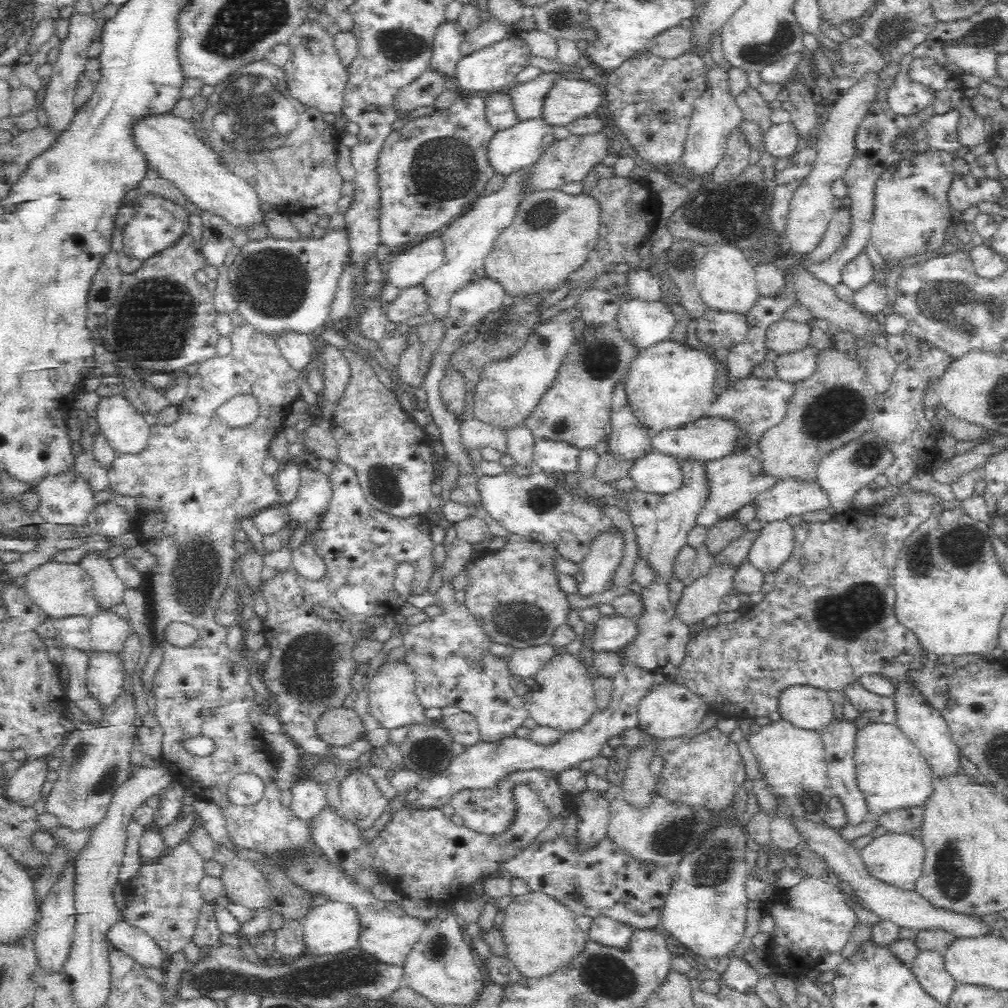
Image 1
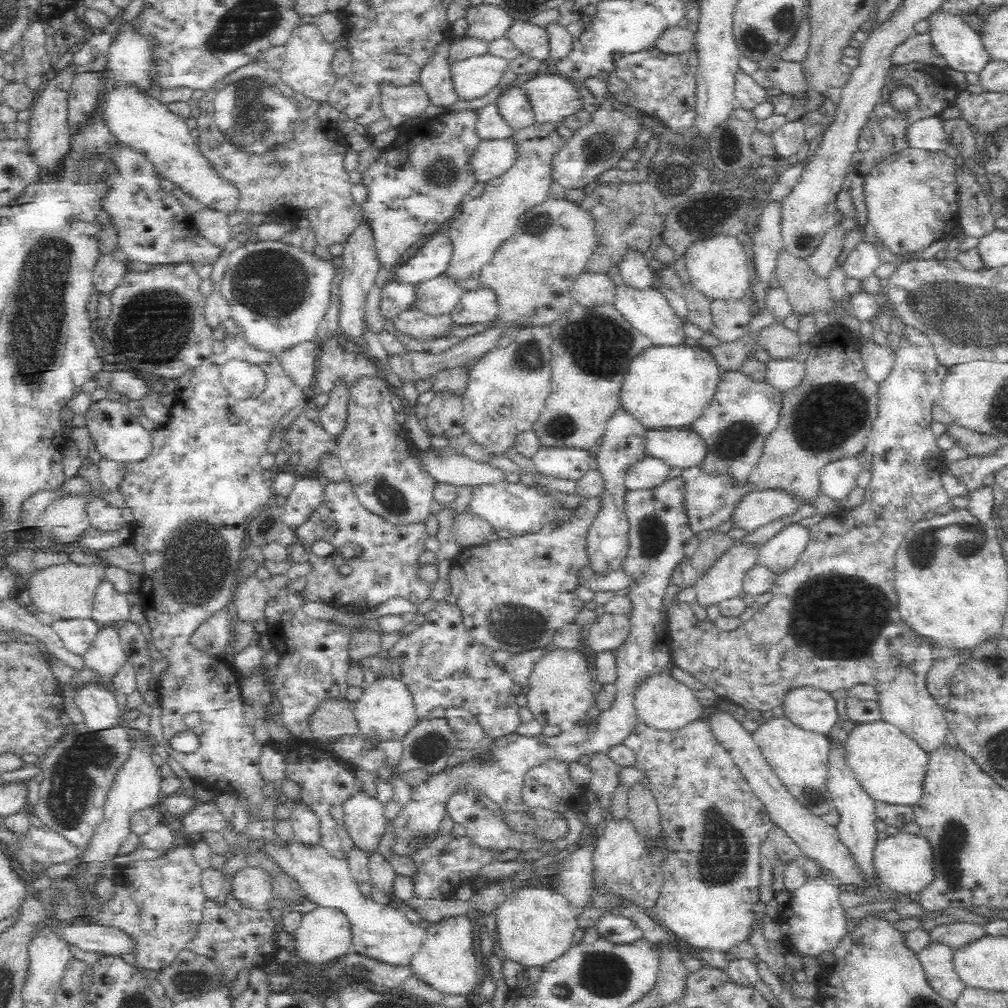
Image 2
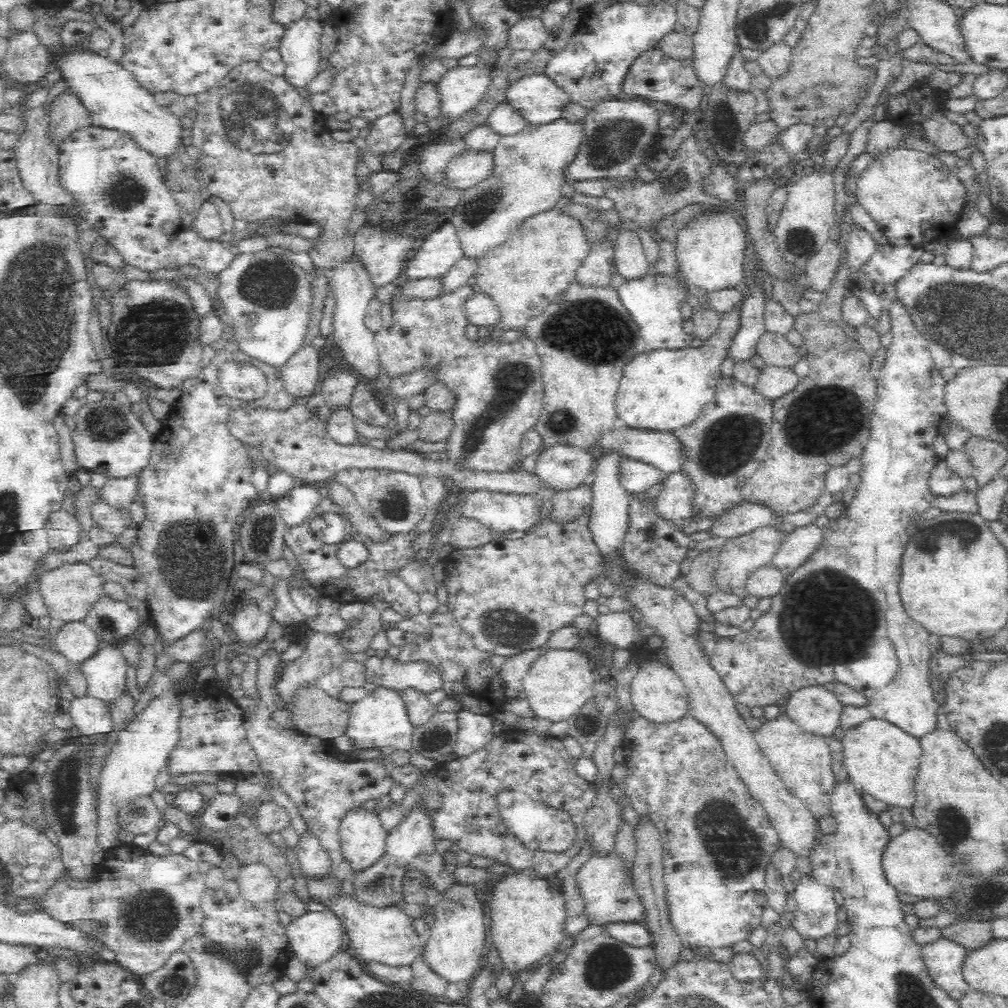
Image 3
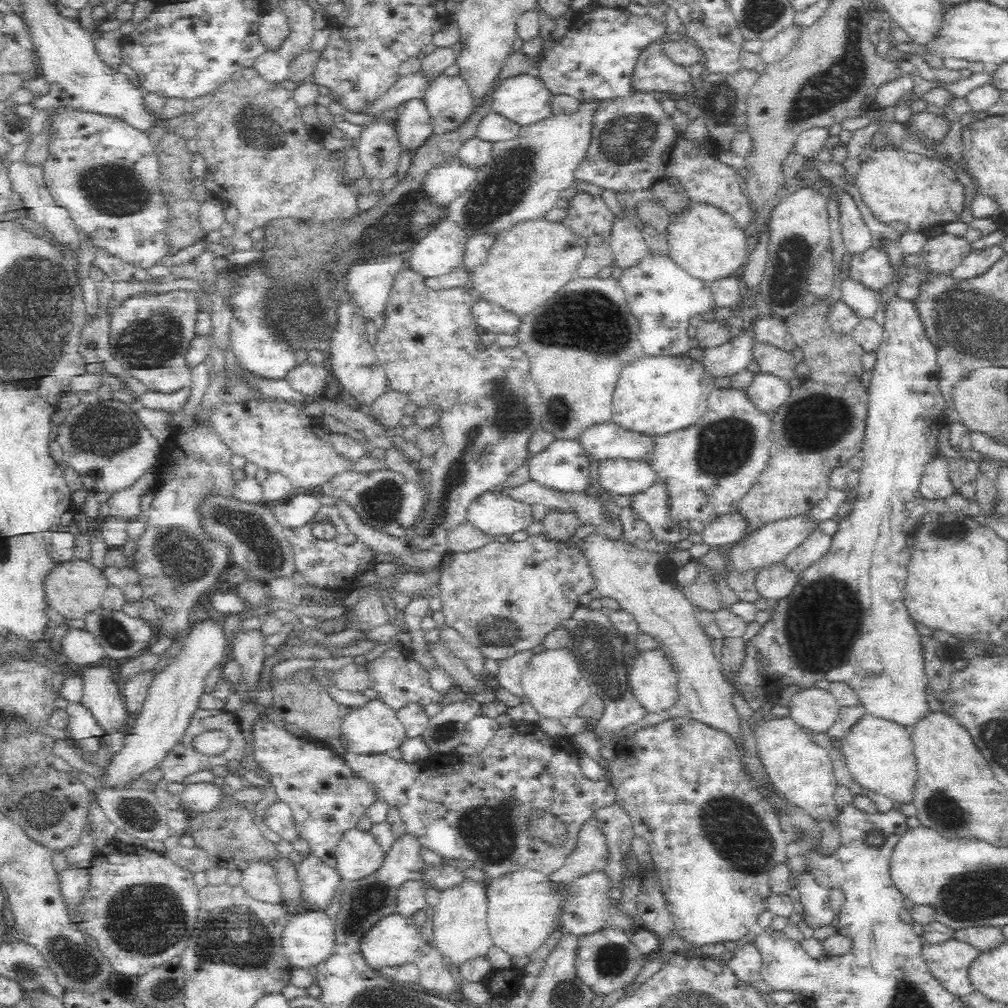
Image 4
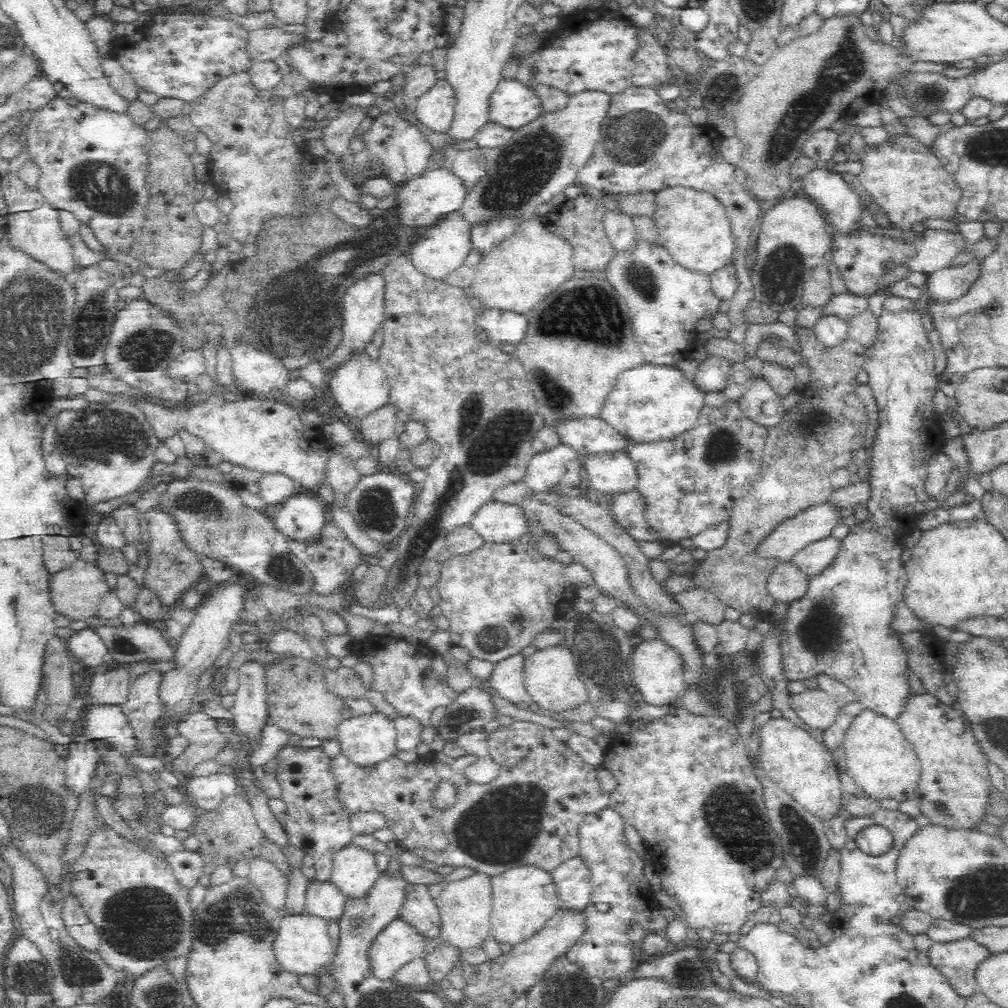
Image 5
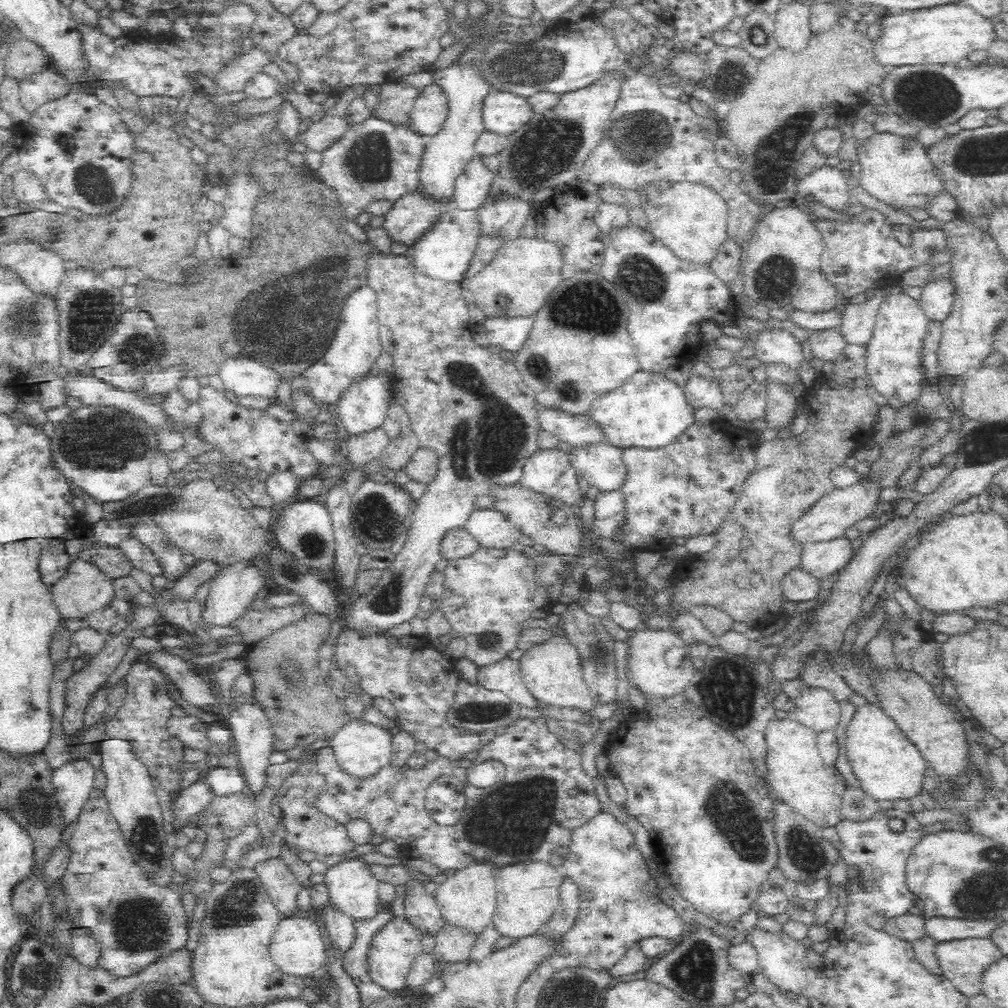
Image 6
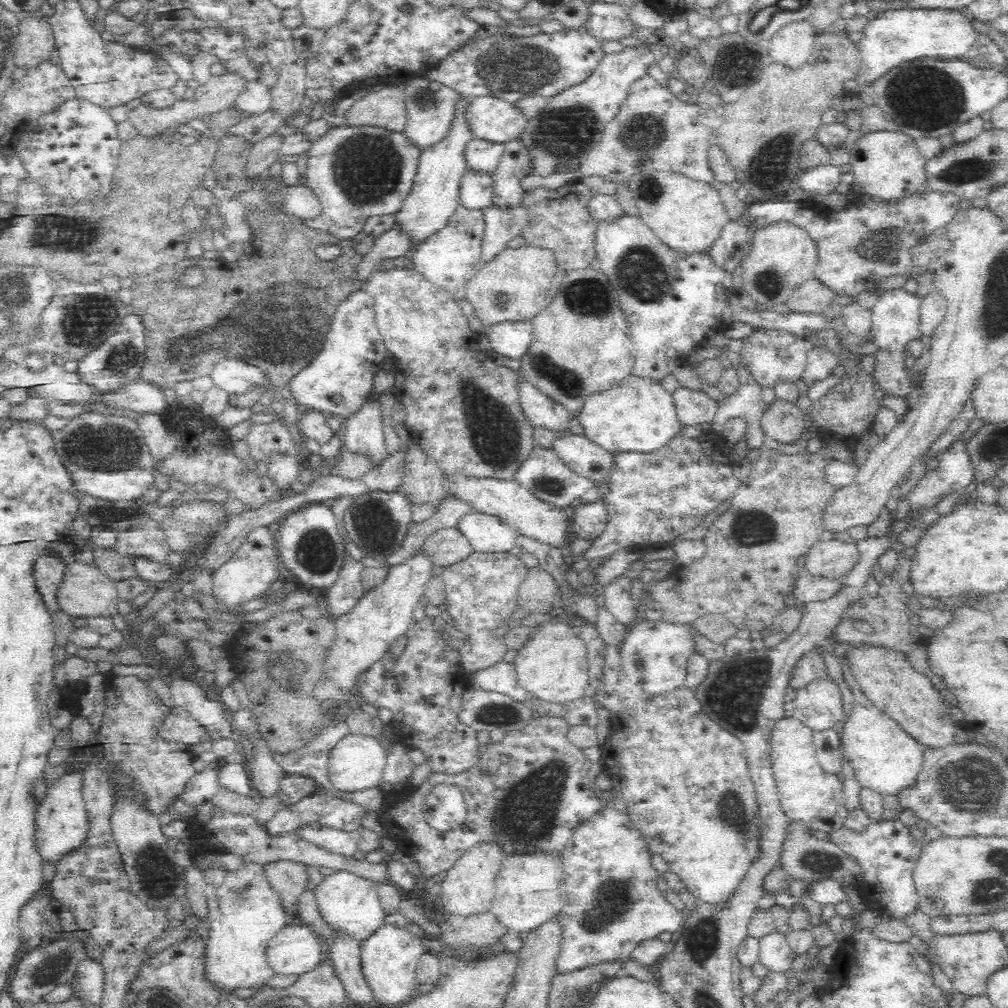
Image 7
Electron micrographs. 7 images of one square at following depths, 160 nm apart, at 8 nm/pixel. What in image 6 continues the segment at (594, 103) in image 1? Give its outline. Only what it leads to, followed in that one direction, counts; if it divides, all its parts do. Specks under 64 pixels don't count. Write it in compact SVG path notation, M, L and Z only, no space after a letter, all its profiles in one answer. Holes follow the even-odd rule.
M492 92L480 106L484 130L509 137L532 117L533 112L526 100L510 92Z

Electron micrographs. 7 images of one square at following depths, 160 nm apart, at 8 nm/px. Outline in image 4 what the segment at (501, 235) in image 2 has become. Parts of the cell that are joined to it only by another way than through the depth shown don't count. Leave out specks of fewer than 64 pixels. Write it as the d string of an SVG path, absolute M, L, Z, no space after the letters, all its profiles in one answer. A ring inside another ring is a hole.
M589 97L579 102L576 112L550 114L538 122L520 127L512 139L492 143L490 161L477 170L476 178L467 188L466 194L451 202L443 217L462 227L468 236L490 230L505 231L522 221L542 219L546 212L556 207L560 193L574 186L576 169L588 154L594 117L601 107L601 101Z

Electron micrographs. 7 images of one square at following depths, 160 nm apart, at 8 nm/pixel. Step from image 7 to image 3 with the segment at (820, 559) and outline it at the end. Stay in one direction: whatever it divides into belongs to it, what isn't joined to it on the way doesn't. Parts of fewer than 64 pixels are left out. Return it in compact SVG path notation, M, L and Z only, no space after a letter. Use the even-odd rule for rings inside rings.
M815 523L791 531L785 545L774 555L771 564L782 570L786 576L792 575L813 552L816 552L824 535L824 529Z

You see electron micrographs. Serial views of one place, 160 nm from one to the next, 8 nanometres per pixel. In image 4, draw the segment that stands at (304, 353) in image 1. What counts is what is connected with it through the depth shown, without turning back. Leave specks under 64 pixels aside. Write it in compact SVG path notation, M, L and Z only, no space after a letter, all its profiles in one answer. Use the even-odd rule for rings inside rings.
M306 362L288 372L286 380L296 392L319 396L328 382L328 374L327 365L315 367Z

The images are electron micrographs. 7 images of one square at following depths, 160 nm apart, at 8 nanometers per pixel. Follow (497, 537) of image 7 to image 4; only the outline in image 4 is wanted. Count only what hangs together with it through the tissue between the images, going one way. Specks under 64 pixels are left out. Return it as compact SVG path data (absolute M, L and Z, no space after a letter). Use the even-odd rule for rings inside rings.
M507 493L483 494L468 509L467 522L486 536L512 536L514 532L528 530L534 521L531 505L518 502Z

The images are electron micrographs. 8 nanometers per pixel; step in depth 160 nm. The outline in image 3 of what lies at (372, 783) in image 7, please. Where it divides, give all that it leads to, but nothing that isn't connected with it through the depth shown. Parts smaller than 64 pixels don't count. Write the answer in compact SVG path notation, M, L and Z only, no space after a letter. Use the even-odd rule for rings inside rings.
M376 687L361 700L351 704L344 734L333 738L334 744L342 754L364 749L394 748L396 751L409 751L413 748L412 737L414 726L406 717L404 701L398 693L386 688Z

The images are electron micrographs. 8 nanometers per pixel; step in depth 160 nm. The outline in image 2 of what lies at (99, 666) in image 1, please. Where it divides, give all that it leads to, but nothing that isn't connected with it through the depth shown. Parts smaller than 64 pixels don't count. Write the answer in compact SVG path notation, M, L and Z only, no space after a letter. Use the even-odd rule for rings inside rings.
M94 683L82 686L74 696L74 704L90 732L118 727L120 700L106 688Z

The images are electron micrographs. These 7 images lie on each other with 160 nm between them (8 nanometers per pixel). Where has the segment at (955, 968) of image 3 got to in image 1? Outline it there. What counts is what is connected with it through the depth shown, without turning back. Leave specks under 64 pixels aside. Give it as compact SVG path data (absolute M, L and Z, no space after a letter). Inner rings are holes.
M921 950L910 965L918 977L922 988L932 995L932 998L942 1004L948 1004L955 991L957 980L947 971L945 955L939 950Z

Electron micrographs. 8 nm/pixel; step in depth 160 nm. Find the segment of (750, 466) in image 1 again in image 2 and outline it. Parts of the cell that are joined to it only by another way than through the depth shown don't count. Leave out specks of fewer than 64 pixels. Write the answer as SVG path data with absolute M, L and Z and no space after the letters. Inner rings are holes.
M698 465L682 471L680 479L680 491L682 491L682 509L688 521L688 527L693 533L702 533L713 529L728 520L728 516L734 510L734 504L738 502L741 495L749 492L748 486L741 489L730 489L728 479L720 476L710 476L700 470Z

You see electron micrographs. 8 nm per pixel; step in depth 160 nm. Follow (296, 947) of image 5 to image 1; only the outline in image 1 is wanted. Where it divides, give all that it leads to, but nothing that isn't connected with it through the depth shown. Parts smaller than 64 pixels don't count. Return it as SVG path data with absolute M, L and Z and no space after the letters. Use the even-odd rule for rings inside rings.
M327 901L302 917L305 954L340 954L358 946L360 924L352 906Z

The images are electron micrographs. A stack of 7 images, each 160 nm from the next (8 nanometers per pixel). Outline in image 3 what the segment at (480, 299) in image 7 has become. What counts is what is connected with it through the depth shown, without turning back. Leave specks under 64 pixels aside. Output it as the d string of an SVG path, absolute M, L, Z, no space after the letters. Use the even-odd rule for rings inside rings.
M548 209L546 212L523 220L515 231L512 231L510 234L508 234L508 238L506 238L504 242L502 242L500 245L488 248L484 256L478 259L479 265L477 271L475 272L473 282L474 284L478 285L478 292L490 296L490 298L492 298L494 303L498 306L498 309L500 309L500 313L502 313L502 322L495 327L495 335L492 337L489 343L496 343L500 341L499 334L502 334L506 330L514 329L521 331L524 327L524 324L527 324L527 321L532 318L532 316L539 316L542 312L544 312L544 310L548 307L548 302L550 302L552 298L555 298L558 292L564 292L564 289L568 287L568 284L571 284L575 281L577 268L580 268L584 258L588 256L590 248L589 243L589 240L584 237L584 229L582 229L581 222L578 219L572 218L566 214L562 214L554 209Z

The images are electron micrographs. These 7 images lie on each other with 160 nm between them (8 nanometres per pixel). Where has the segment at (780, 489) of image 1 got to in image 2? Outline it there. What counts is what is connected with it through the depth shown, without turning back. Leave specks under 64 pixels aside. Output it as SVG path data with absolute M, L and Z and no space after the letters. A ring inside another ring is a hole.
M776 490L749 491L738 498L728 516L731 528L750 534L757 528L786 516L801 504L790 495Z

